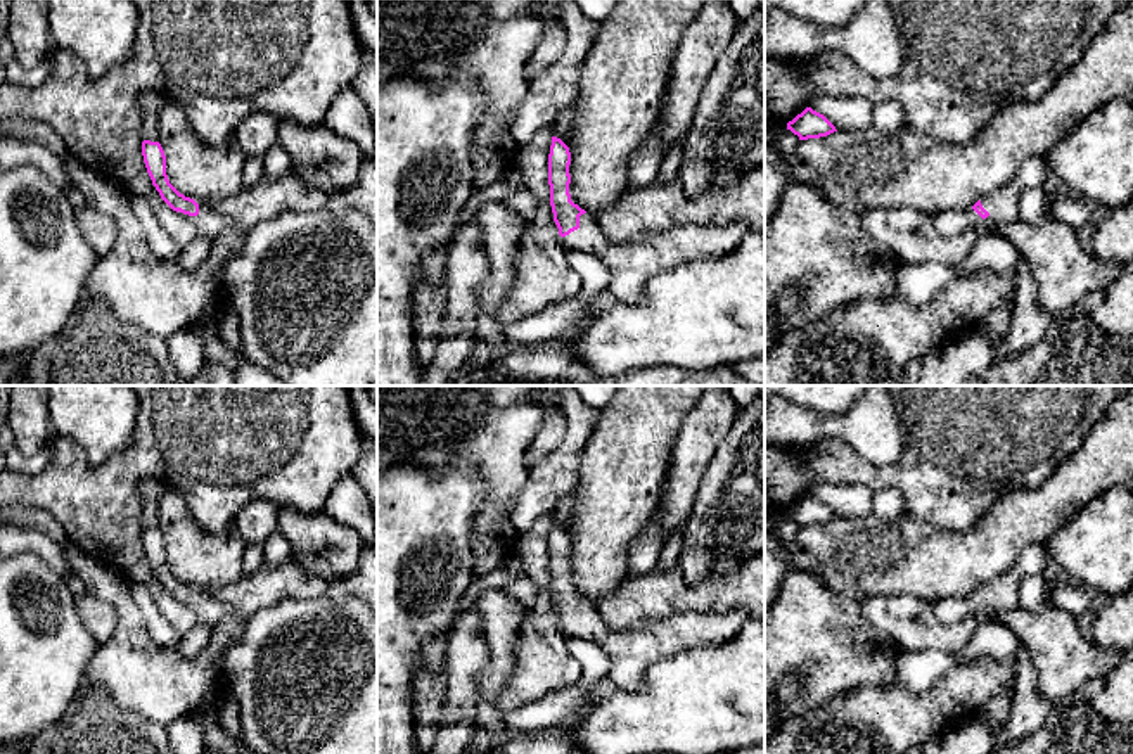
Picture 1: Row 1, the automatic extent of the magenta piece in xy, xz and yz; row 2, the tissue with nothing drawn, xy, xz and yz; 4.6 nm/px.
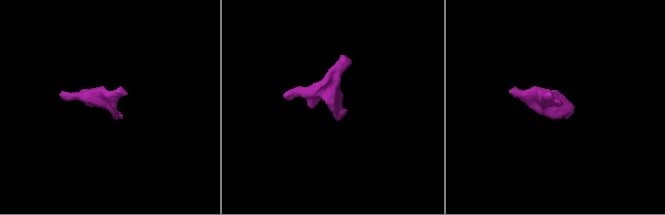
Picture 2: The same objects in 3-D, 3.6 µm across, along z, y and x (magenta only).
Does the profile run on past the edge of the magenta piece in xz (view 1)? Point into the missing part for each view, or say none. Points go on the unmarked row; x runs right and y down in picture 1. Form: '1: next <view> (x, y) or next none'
1: next xz (632, 652)

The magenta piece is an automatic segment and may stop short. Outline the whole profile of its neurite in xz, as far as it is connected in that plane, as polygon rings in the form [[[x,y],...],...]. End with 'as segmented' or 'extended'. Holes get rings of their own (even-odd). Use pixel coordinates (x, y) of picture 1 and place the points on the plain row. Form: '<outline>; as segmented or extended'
[[[552,524],[548,572],[554,609],[560,623],[559,631],[567,640],[599,645],[609,655],[607,676],[619,690],[638,692],[647,669],[671,654],[733,640],[749,619],[744,609],[727,612],[680,610],[661,621],[616,631],[602,619],[599,604],[576,591],[569,552],[569,534]]]; extended

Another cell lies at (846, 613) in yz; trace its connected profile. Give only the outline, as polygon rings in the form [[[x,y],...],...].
[[[787,569],[775,602],[765,607],[765,707],[771,700],[777,683],[792,673],[803,674],[803,688],[796,699],[778,706],[782,718],[801,714],[851,688],[887,685],[896,680],[896,657],[899,652],[899,645],[891,636],[867,621],[863,602],[832,591],[813,572]]]

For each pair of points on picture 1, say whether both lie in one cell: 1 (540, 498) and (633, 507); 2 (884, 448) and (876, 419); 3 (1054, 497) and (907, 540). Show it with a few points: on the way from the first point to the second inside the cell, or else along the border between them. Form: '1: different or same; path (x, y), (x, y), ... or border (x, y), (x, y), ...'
1: different; border (582, 452), (576, 485), (569, 492)
2: same; path (881, 441), (876, 436), (876, 426)
3: same; path (1017, 519), (992, 545), (943, 545)

